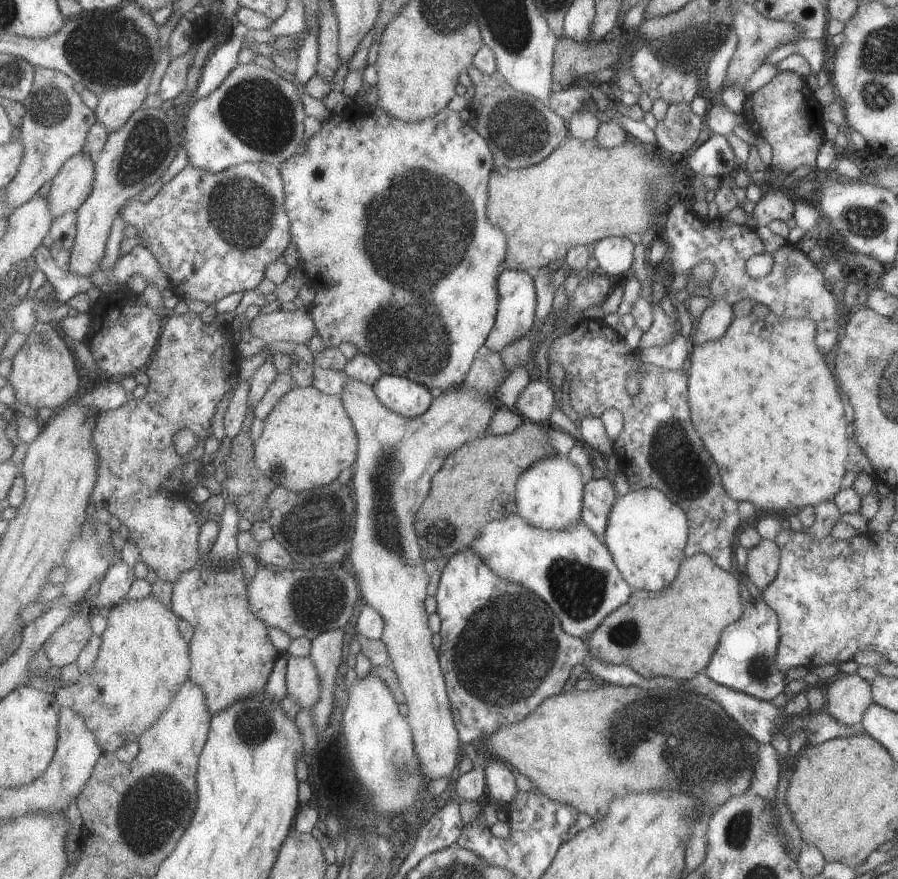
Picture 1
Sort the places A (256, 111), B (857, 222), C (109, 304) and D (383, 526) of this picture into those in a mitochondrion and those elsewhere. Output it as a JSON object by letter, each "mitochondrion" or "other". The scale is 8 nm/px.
{"A":"mitochondrion","B":"mitochondrion","C":"other","D":"mitochondrion"}

